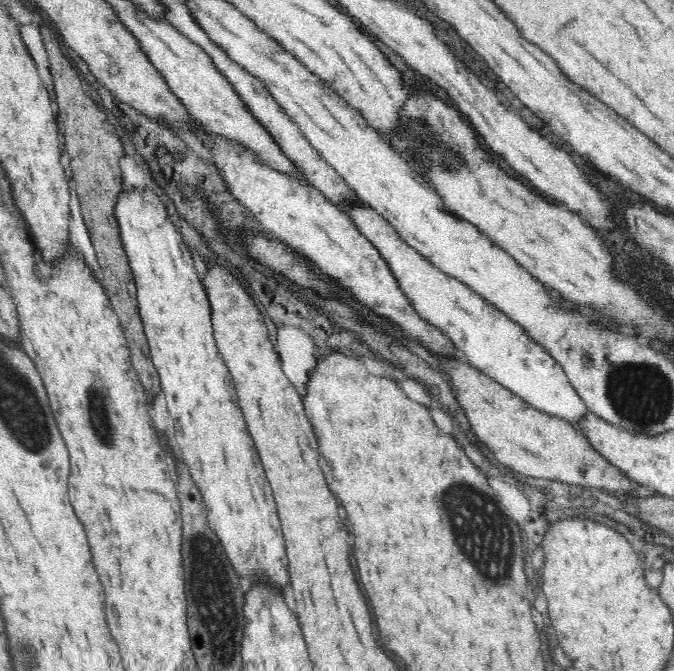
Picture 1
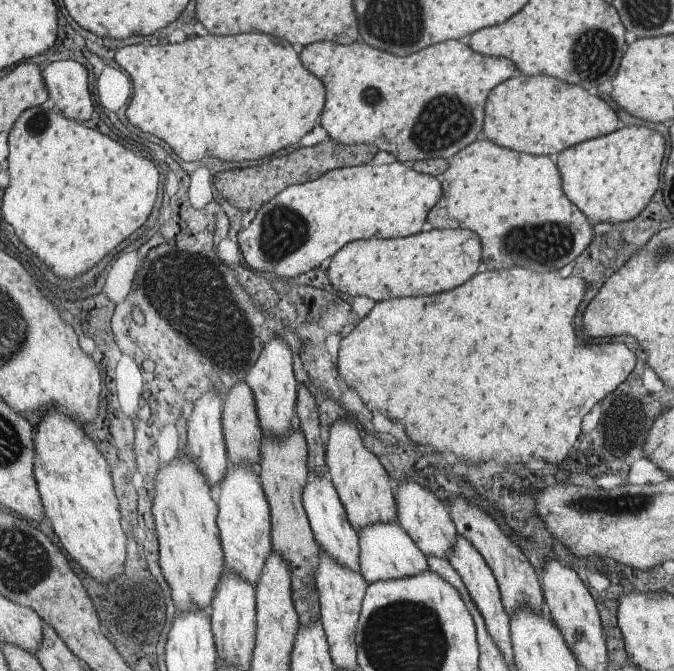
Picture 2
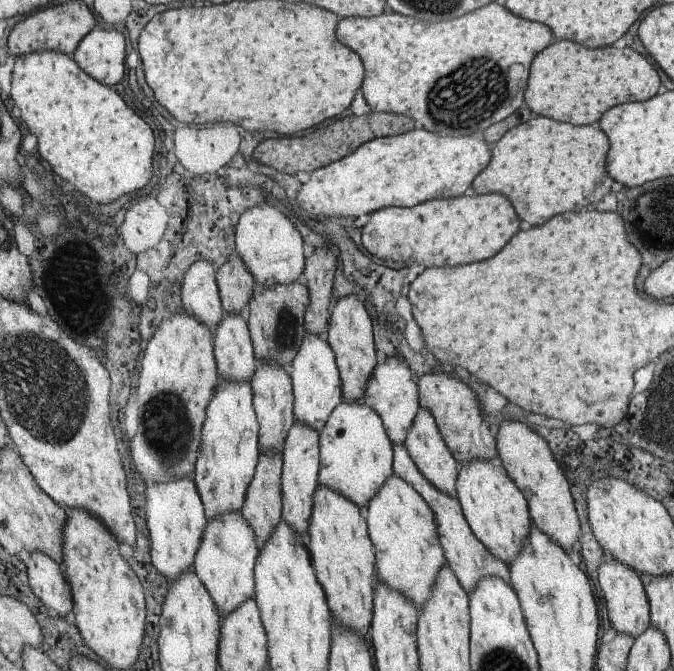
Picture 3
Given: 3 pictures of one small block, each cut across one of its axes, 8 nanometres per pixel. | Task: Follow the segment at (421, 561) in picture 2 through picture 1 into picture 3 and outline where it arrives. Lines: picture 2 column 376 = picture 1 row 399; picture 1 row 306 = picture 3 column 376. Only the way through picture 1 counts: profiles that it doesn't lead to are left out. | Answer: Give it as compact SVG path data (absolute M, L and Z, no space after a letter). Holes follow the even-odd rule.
M343 400L333 410L328 423L320 432L320 484L344 494L354 504L366 509L368 503L385 486L385 482L391 476L392 440L390 440L381 416L370 405L364 405L362 402L356 401L346 403Z

